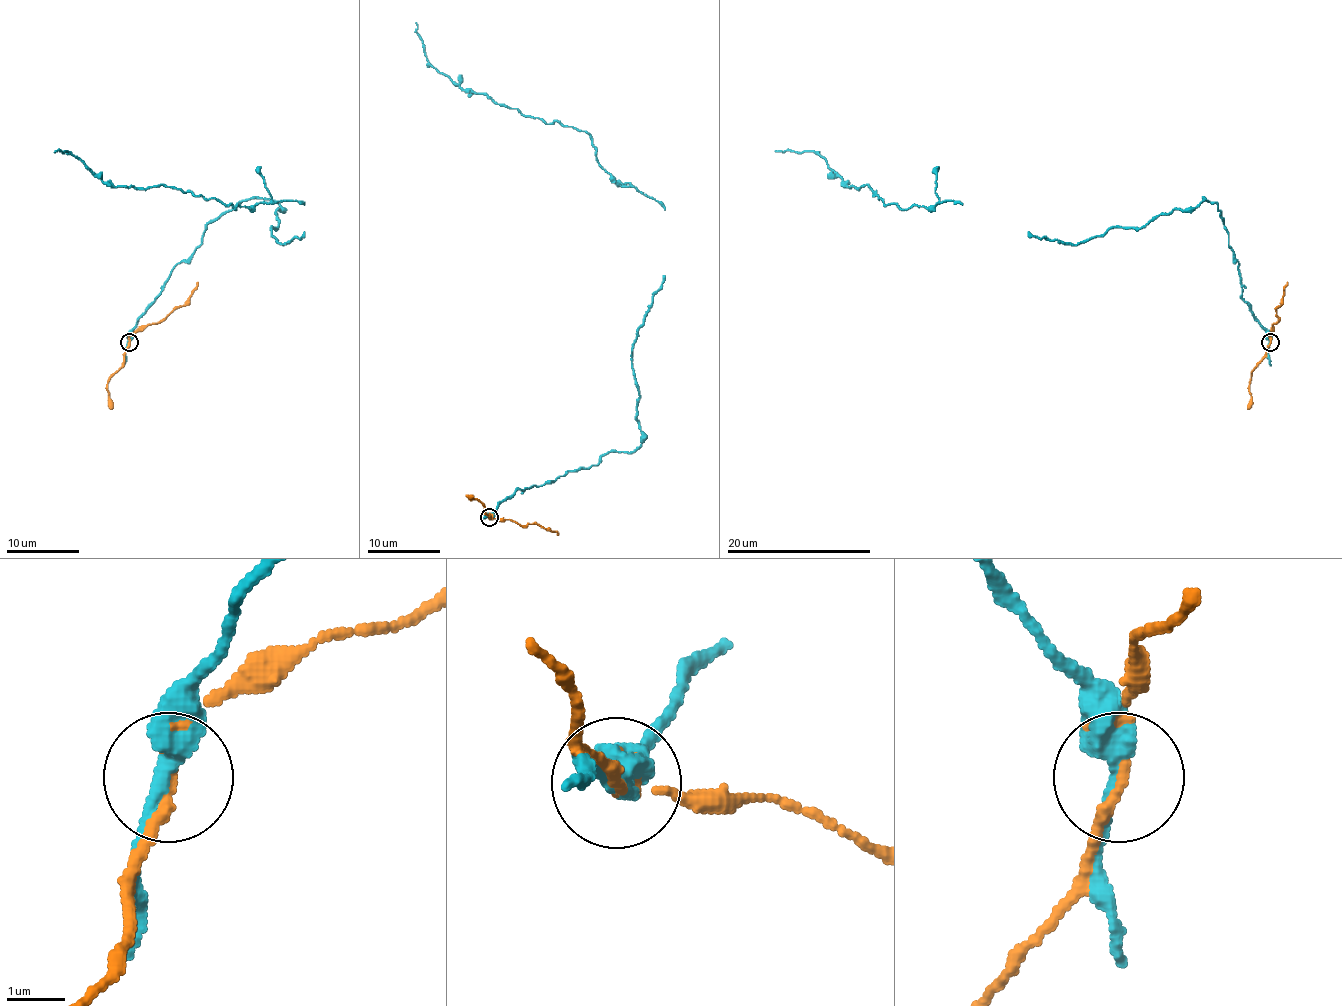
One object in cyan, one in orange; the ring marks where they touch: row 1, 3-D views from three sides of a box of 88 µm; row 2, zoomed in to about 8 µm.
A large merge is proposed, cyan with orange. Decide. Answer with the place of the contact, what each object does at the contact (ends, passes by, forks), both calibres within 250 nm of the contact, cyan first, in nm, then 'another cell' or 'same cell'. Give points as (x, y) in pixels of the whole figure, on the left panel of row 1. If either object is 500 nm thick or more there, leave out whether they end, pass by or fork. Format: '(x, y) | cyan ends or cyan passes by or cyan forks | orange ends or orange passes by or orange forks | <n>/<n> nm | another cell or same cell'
(129, 342) | cyan passes by | orange forks | 360/160 nm | another cell

